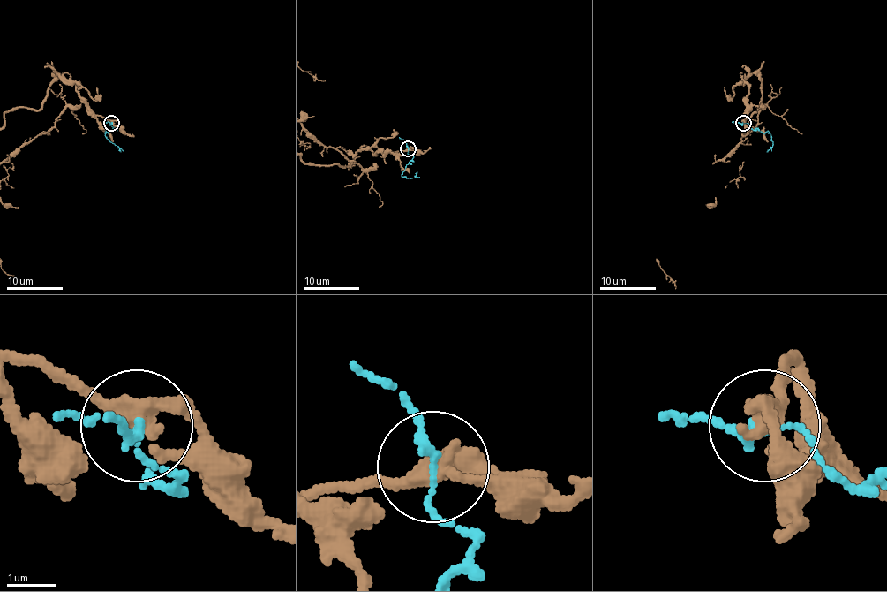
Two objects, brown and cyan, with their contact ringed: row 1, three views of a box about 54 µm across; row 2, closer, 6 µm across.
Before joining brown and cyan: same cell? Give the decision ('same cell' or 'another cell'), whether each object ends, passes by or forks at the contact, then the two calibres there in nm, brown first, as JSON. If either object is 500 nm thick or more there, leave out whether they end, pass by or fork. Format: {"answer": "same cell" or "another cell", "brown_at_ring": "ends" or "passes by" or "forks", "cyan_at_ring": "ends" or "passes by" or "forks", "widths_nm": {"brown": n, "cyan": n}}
{"answer": "another cell", "brown_at_ring": "passes by", "cyan_at_ring": "passes by", "widths_nm": {"brown": 360, "cyan": 130}}

